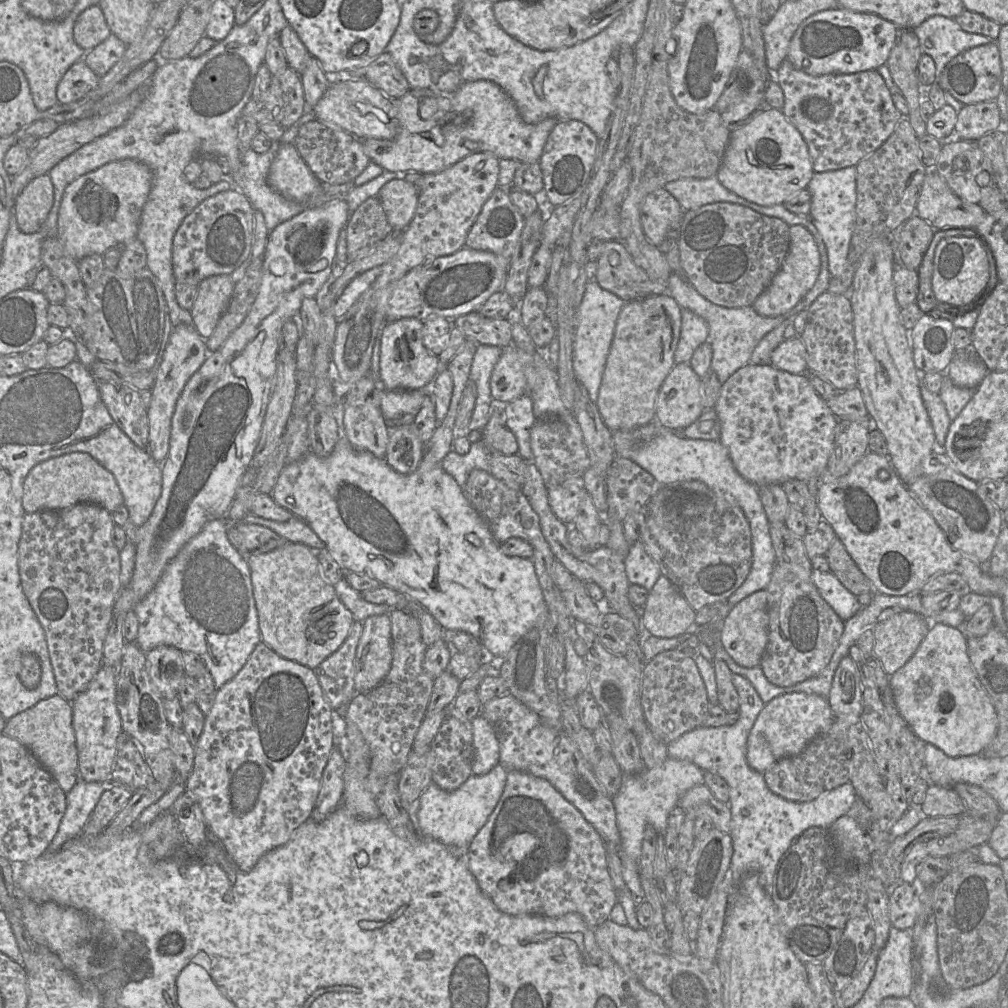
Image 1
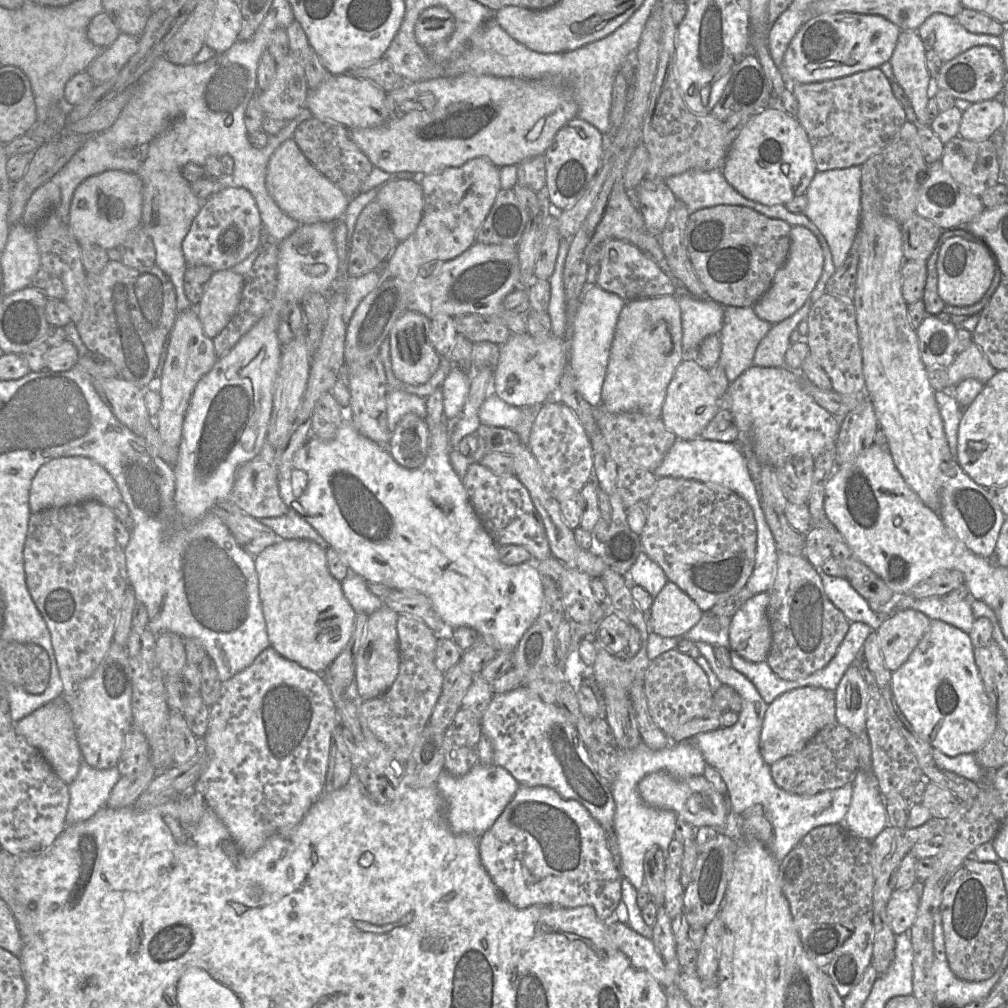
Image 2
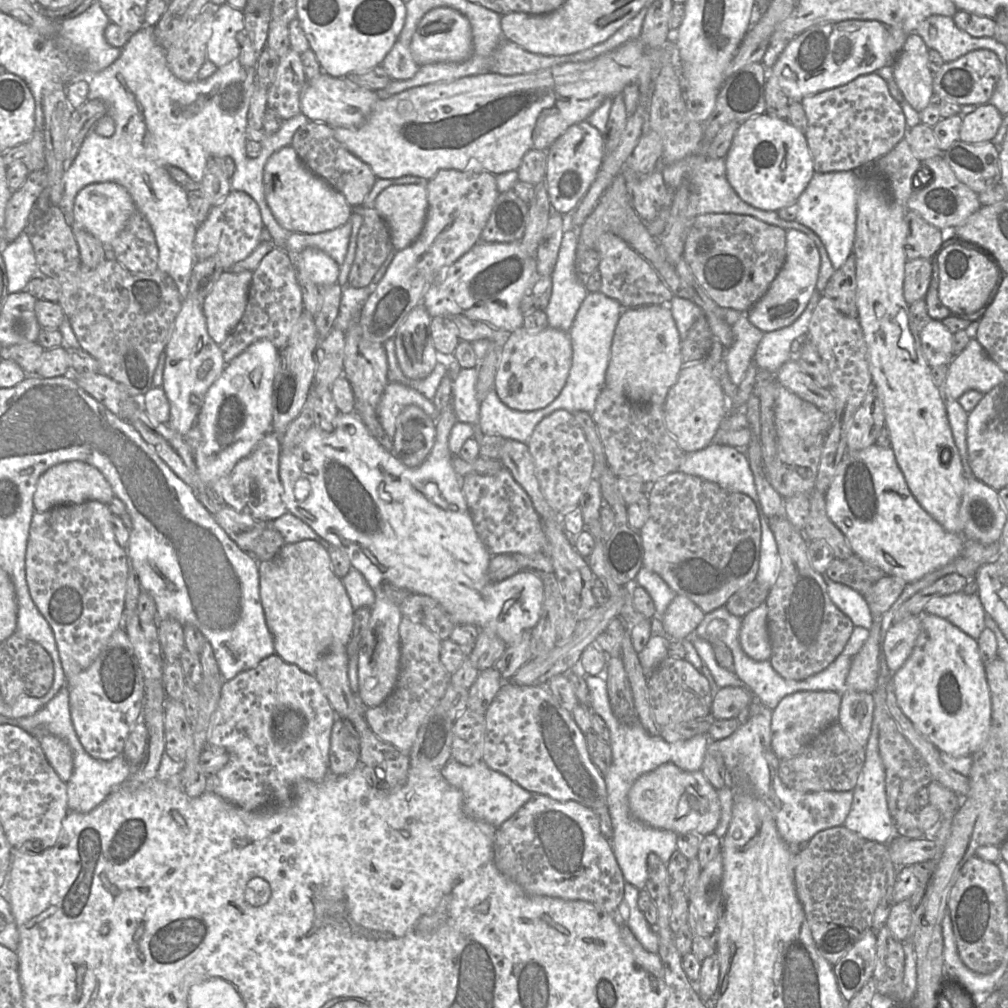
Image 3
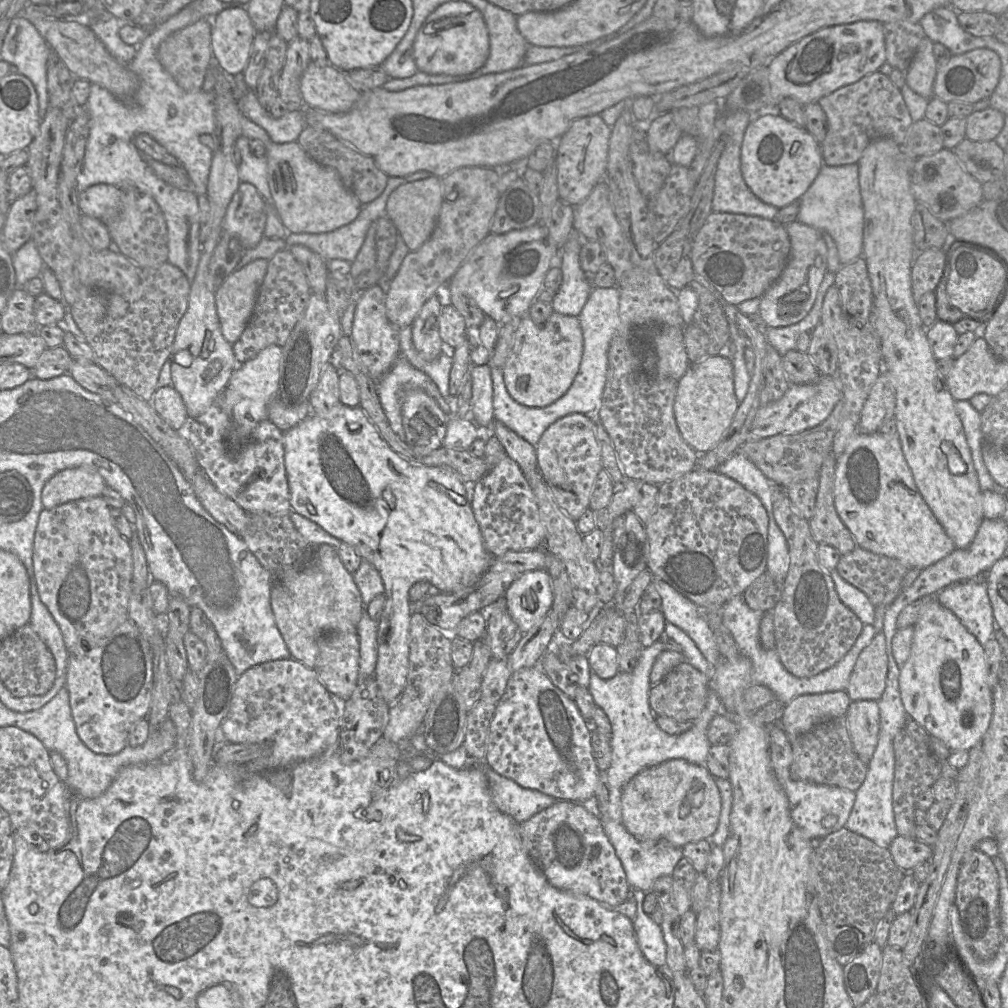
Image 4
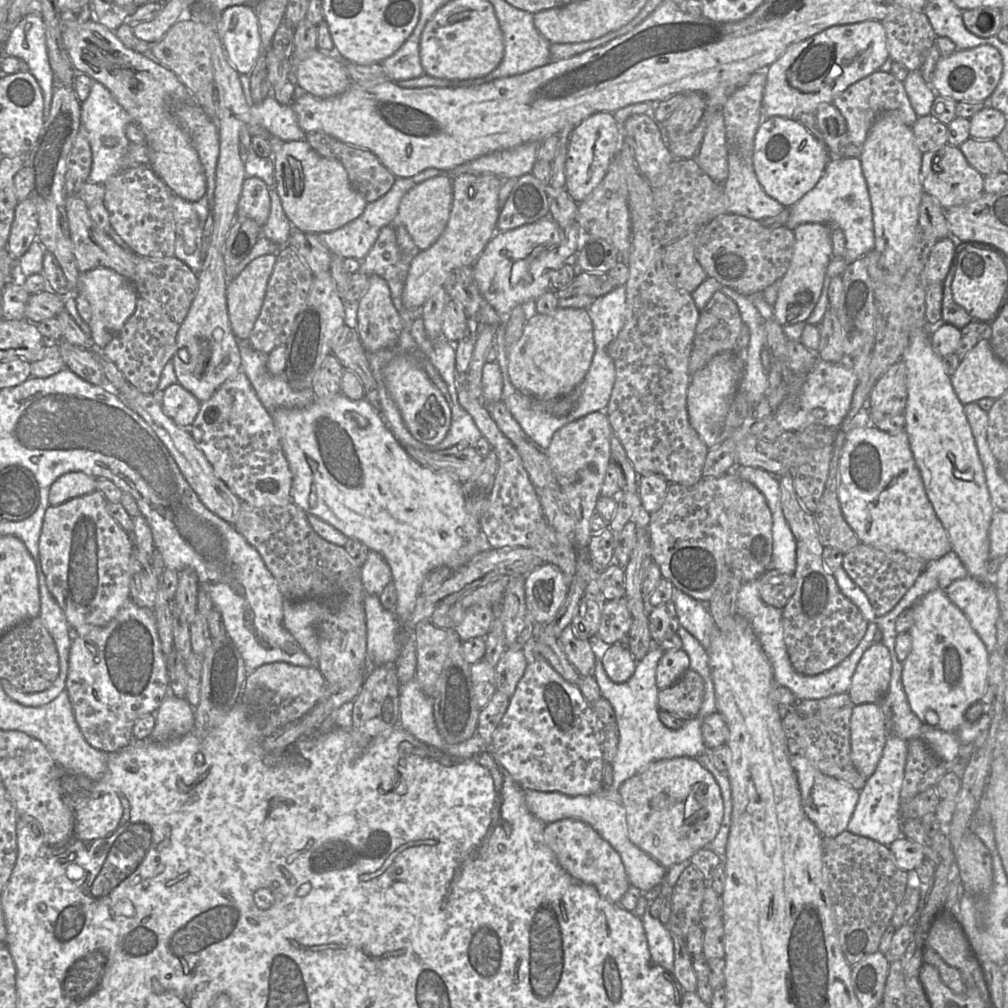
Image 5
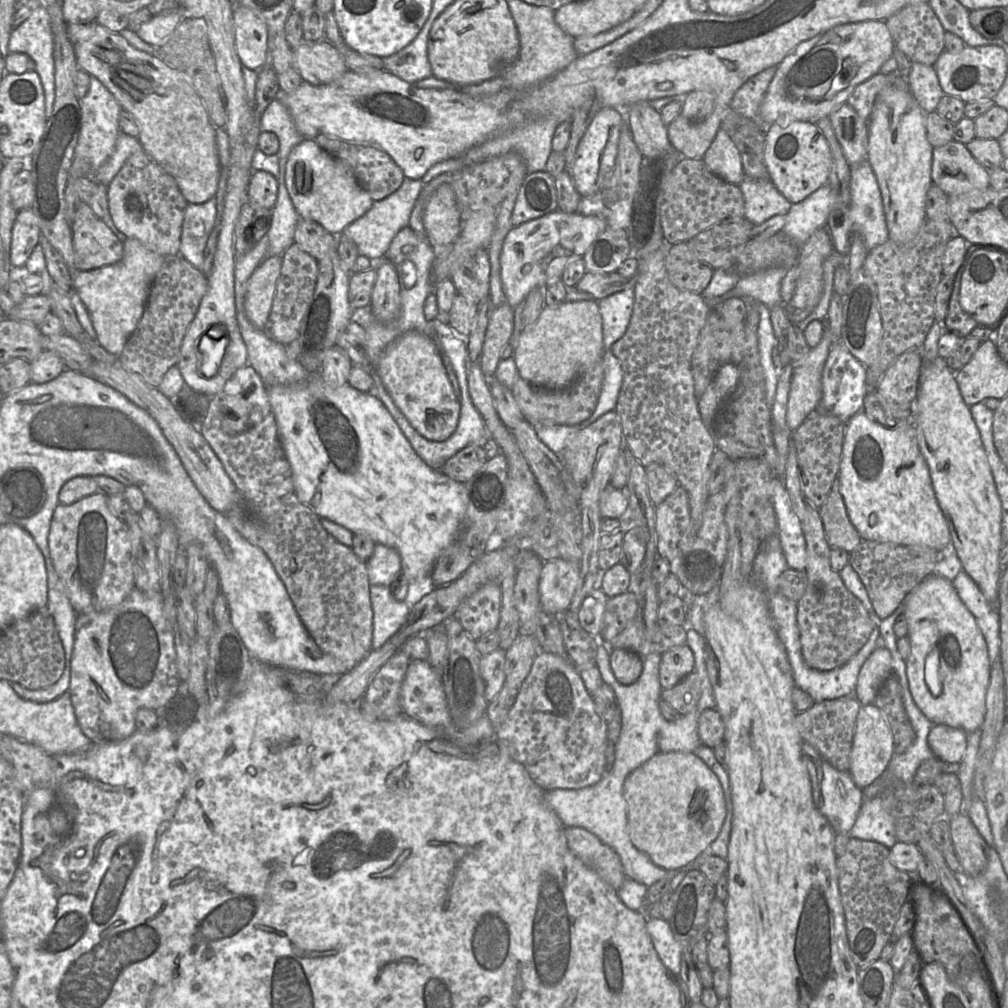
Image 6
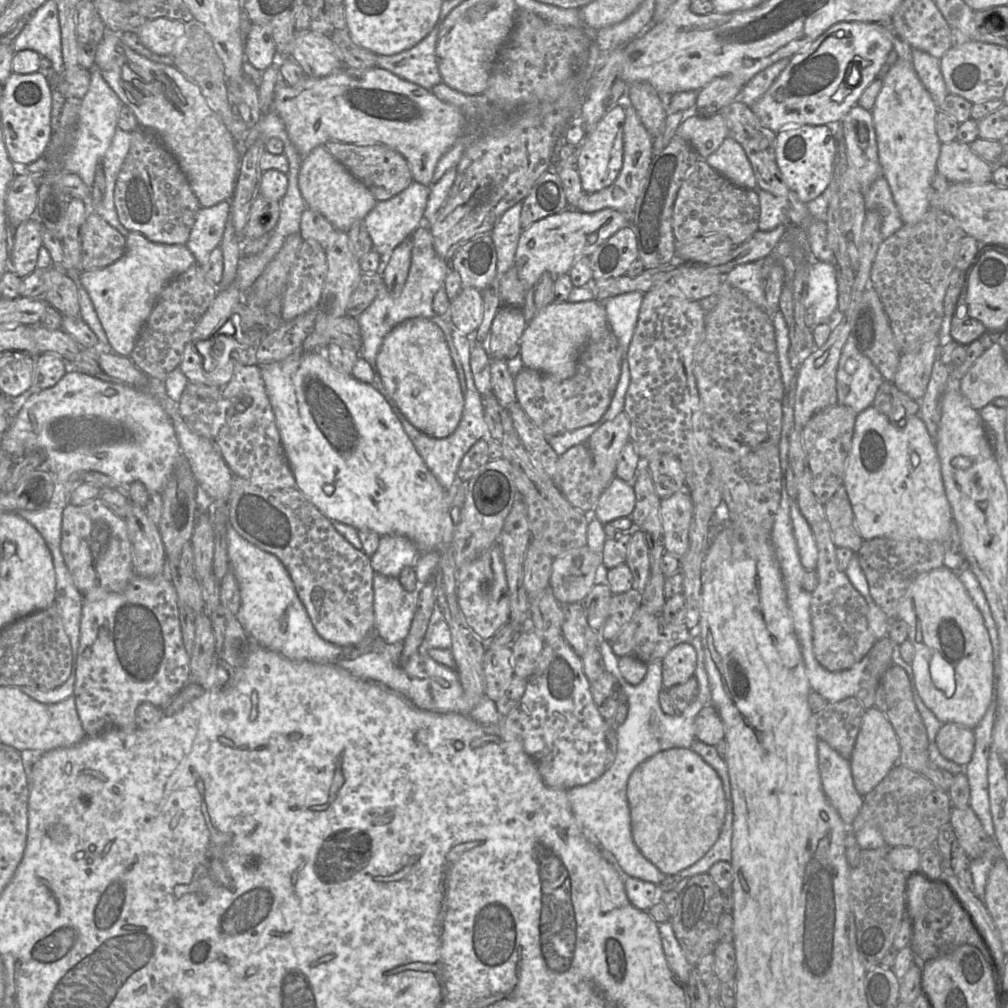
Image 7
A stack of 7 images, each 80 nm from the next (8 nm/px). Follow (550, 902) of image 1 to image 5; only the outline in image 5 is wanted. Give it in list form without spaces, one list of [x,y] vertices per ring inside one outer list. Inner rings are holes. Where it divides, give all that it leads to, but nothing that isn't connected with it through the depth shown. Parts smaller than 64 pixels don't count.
[[[562,819],[546,824],[544,838],[560,866],[573,879],[593,886],[601,897],[618,905],[630,882],[620,855],[592,827],[579,820]]]

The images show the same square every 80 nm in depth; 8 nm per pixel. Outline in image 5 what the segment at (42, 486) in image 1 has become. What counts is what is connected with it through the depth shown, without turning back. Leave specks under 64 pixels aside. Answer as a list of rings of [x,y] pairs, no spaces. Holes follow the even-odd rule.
[[[68,472],[58,477],[49,490],[50,506],[57,506],[97,490],[97,479],[84,472]]]

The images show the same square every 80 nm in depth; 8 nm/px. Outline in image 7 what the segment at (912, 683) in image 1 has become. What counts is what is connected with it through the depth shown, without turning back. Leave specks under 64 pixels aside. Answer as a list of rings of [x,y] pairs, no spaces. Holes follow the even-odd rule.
[[[944,565],[920,574],[900,601],[896,618],[908,626],[908,639],[914,647],[911,666],[915,686],[925,706],[942,723],[956,723],[974,729],[993,700],[993,654],[983,616],[958,576]]]

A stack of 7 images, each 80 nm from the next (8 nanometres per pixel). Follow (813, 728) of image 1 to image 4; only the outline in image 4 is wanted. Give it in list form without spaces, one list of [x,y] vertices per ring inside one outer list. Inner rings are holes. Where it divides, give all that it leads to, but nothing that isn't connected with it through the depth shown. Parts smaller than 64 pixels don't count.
[[[846,691],[800,695],[785,705],[780,726],[789,740],[824,722],[845,716],[852,701]]]

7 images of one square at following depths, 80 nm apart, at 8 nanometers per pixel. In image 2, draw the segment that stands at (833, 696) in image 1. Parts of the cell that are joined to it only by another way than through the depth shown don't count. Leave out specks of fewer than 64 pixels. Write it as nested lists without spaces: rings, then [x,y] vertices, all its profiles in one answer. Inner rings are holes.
[[[855,663],[846,670],[834,692],[836,720],[853,734],[864,732],[869,693],[861,670]]]

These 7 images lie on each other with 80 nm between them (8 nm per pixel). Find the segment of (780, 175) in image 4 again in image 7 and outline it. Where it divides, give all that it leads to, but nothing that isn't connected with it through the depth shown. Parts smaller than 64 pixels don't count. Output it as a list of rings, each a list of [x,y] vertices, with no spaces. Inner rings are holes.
[[[801,125],[776,133],[776,162],[787,186],[808,203],[824,194],[834,173],[837,143],[829,126]]]

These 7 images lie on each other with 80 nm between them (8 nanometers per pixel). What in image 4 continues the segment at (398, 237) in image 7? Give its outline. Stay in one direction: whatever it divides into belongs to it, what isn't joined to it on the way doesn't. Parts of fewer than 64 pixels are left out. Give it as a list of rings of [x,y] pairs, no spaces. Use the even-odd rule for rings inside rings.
[[[389,177],[387,185],[383,193],[374,199],[373,201],[362,204],[360,213],[358,216],[350,223],[339,227],[335,230],[324,232],[324,233],[290,233],[288,232],[284,240],[287,243],[287,246],[292,246],[295,244],[300,244],[306,246],[310,250],[319,254],[326,261],[331,259],[342,259],[349,262],[352,262],[357,256],[359,250],[361,249],[368,229],[371,223],[377,218],[384,216],[386,211],[386,204],[389,195],[395,190],[398,186],[408,183],[402,177]]]

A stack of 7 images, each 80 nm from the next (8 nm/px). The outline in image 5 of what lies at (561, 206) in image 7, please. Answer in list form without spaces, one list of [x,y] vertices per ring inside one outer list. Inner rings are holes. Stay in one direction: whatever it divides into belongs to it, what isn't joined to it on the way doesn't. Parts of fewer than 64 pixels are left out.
[[[531,173],[515,180],[505,203],[499,210],[497,232],[506,232],[549,216],[547,184]]]

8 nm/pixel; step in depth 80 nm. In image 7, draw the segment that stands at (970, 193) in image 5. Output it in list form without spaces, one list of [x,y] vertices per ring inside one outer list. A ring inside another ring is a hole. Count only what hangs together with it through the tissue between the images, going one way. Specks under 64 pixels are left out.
[[[966,143],[942,144],[937,173],[950,183],[984,184],[992,181],[994,167],[978,157]]]

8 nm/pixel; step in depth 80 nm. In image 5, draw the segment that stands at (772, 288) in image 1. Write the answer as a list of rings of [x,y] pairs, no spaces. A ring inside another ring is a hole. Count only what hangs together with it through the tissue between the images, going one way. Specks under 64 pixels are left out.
[[[805,223],[794,230],[795,245],[787,272],[779,280],[778,296],[773,306],[773,316],[782,326],[792,325],[809,318],[824,286],[825,274],[832,260],[832,241],[828,225]]]

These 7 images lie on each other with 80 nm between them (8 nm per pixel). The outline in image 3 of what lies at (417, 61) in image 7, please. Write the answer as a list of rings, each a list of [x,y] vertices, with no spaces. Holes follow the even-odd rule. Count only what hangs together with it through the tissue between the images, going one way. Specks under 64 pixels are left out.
[[[407,13],[404,27],[396,41],[396,47],[390,55],[387,55],[382,63],[392,80],[403,80],[413,77],[420,66],[414,61],[411,47],[407,47],[413,31],[414,16]]]

